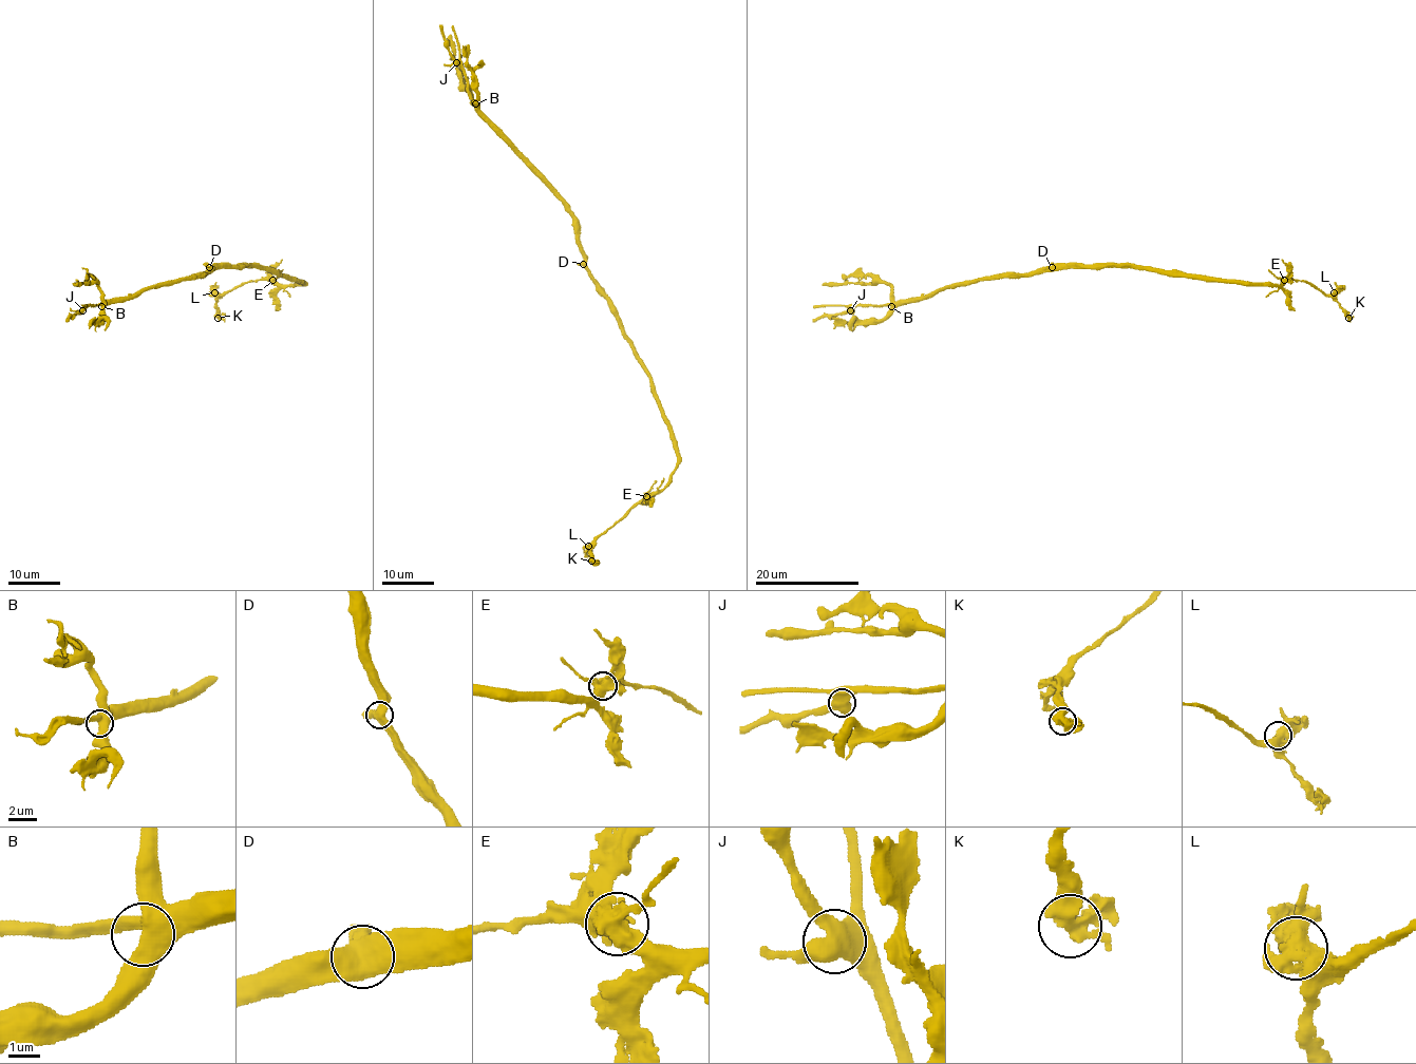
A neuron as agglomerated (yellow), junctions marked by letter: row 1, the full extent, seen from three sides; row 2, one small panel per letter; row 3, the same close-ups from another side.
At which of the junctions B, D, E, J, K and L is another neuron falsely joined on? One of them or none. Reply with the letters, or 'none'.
none

